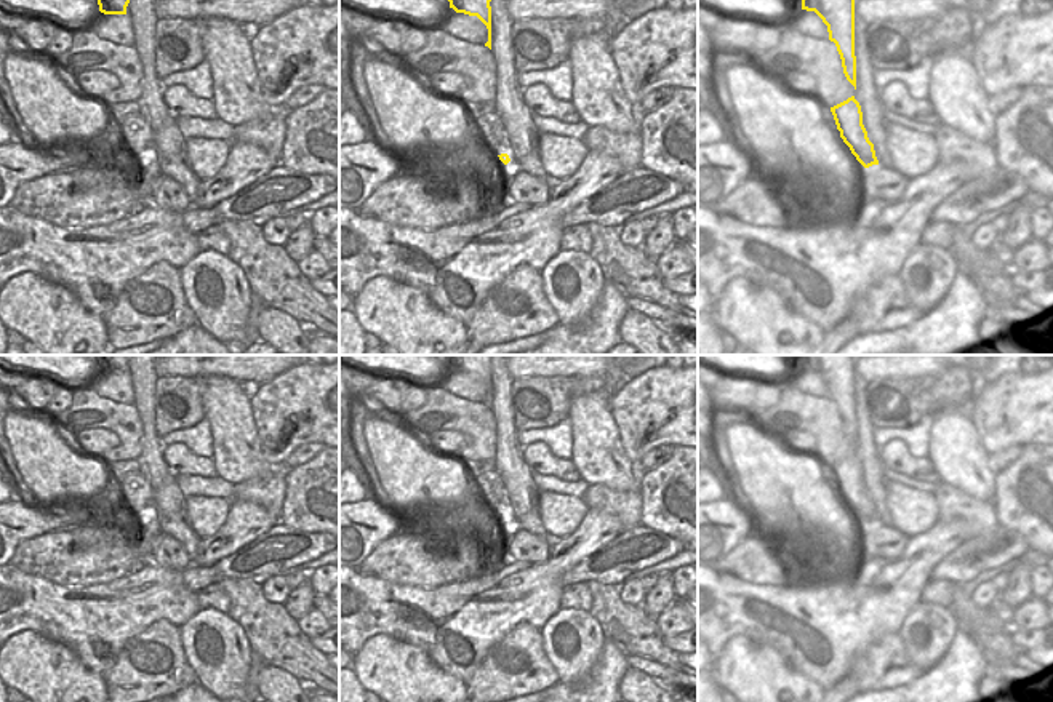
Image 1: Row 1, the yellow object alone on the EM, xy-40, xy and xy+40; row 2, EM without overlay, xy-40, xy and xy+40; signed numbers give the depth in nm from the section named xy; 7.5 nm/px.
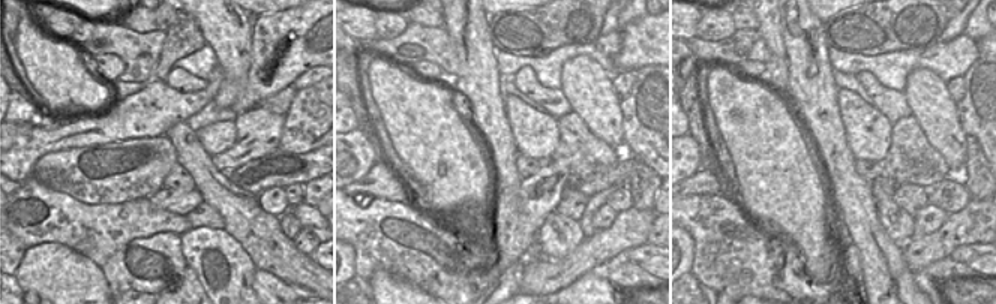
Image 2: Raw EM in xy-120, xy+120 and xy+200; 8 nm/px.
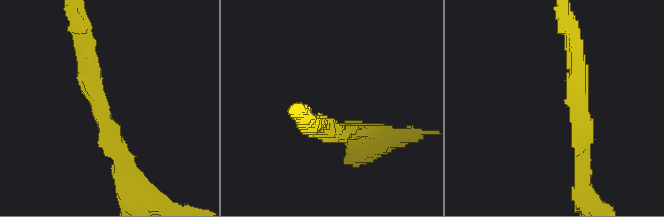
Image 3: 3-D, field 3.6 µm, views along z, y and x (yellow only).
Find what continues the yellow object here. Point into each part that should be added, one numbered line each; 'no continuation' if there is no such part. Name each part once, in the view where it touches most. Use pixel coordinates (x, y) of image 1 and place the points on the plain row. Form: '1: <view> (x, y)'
no continuation

